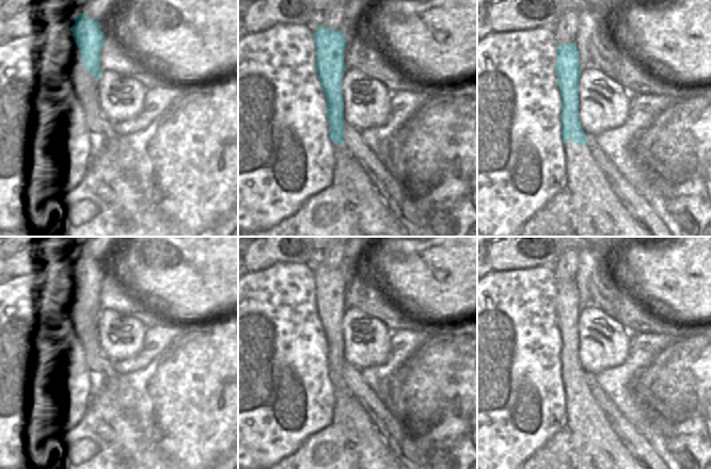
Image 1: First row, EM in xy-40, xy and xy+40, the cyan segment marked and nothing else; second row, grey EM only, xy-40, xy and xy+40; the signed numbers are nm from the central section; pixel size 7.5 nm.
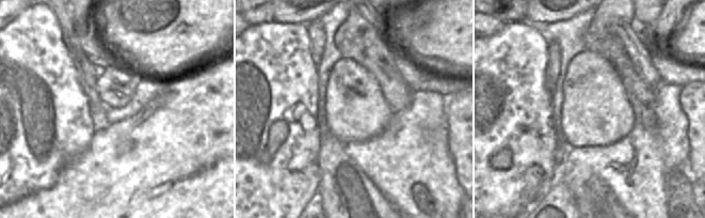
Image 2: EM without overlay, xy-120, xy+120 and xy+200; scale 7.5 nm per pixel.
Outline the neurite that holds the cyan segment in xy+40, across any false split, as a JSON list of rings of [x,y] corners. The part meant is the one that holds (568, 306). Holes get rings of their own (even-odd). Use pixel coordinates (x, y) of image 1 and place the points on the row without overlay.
[[[575,281],[557,284],[555,310],[562,334],[562,381],[566,391],[566,428],[570,432],[570,459],[574,469],[645,469],[628,451],[609,419],[591,395],[587,374],[579,359],[579,317],[581,302]]]

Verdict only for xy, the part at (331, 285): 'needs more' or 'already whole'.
needs more

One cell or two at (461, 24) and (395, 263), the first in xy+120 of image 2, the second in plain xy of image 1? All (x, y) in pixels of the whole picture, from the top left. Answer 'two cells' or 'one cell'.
one cell

